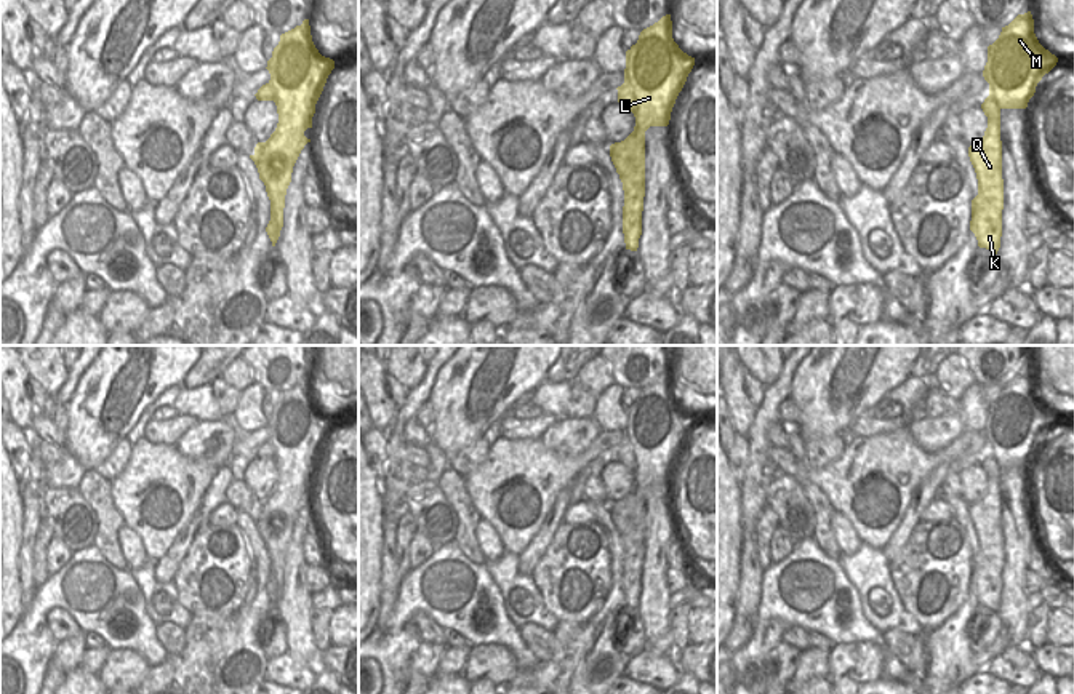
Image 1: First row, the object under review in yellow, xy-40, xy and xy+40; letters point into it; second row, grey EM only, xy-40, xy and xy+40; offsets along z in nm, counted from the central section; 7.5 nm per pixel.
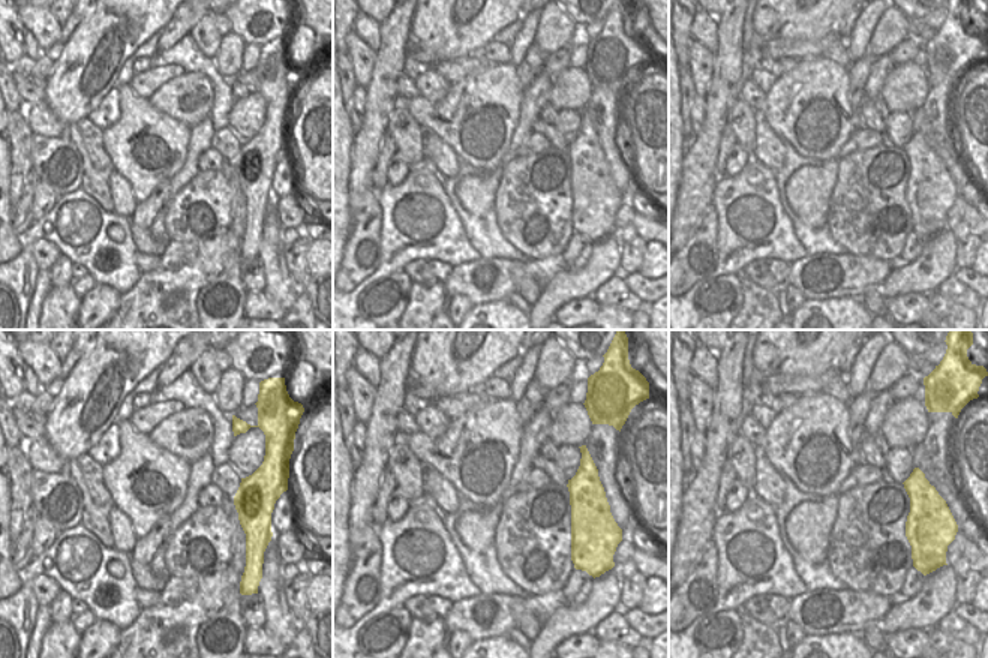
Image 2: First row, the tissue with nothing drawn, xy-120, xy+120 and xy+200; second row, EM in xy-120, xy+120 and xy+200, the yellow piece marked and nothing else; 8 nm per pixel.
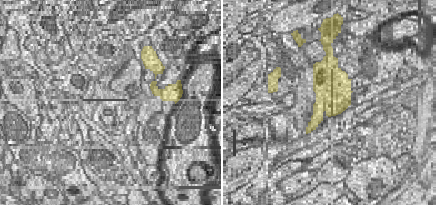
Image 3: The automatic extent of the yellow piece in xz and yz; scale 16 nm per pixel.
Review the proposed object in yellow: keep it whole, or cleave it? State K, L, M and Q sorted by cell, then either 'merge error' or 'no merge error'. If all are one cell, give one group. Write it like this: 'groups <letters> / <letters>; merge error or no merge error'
groups K Q / L M; merge error

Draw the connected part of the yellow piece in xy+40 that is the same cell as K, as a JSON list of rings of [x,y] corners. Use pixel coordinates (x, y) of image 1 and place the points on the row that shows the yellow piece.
[[[988,96],[981,109],[988,117],[988,128],[983,139],[968,147],[968,157],[978,179],[978,195],[972,200],[970,230],[980,248],[997,254],[1004,209],[1000,107],[992,96]]]

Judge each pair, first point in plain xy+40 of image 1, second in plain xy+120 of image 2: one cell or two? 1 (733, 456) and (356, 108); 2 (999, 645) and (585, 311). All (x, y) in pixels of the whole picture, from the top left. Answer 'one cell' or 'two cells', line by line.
1: one cell
2: two cells

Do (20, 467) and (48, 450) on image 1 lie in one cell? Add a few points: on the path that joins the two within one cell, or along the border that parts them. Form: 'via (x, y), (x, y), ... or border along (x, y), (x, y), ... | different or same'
border along (32, 437), (31, 445) | different

